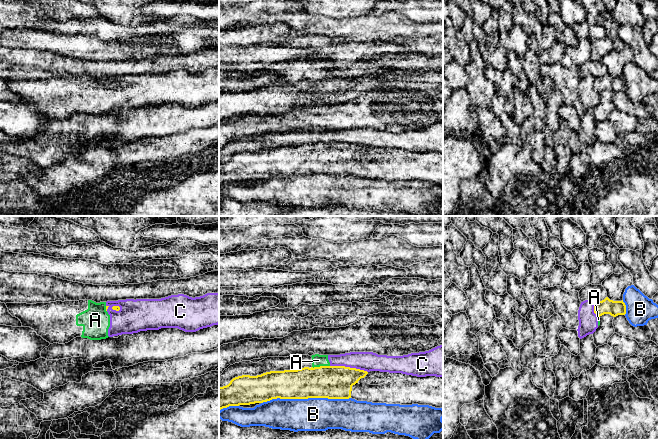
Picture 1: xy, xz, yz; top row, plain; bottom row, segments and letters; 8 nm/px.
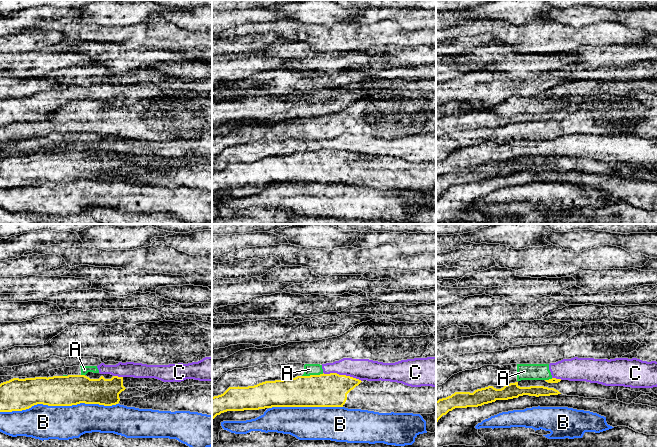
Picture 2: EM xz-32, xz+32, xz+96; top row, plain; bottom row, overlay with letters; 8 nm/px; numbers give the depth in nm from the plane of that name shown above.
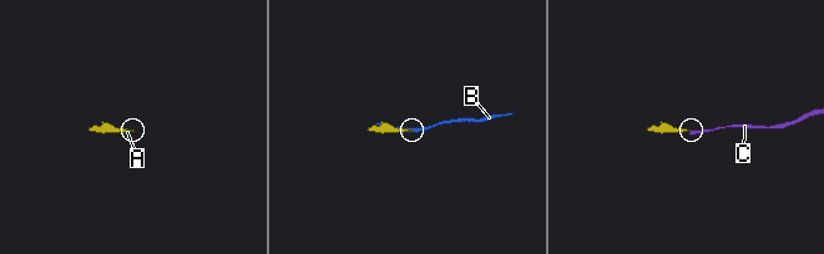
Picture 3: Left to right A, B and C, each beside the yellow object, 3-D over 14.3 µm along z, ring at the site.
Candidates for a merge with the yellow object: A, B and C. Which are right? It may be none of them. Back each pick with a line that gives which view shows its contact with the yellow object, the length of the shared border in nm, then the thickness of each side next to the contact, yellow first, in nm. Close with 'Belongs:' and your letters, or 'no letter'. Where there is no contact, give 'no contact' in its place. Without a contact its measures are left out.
Belongs: no letter

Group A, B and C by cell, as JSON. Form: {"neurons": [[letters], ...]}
{"neurons": [["A", "C"], ["B"]]}

